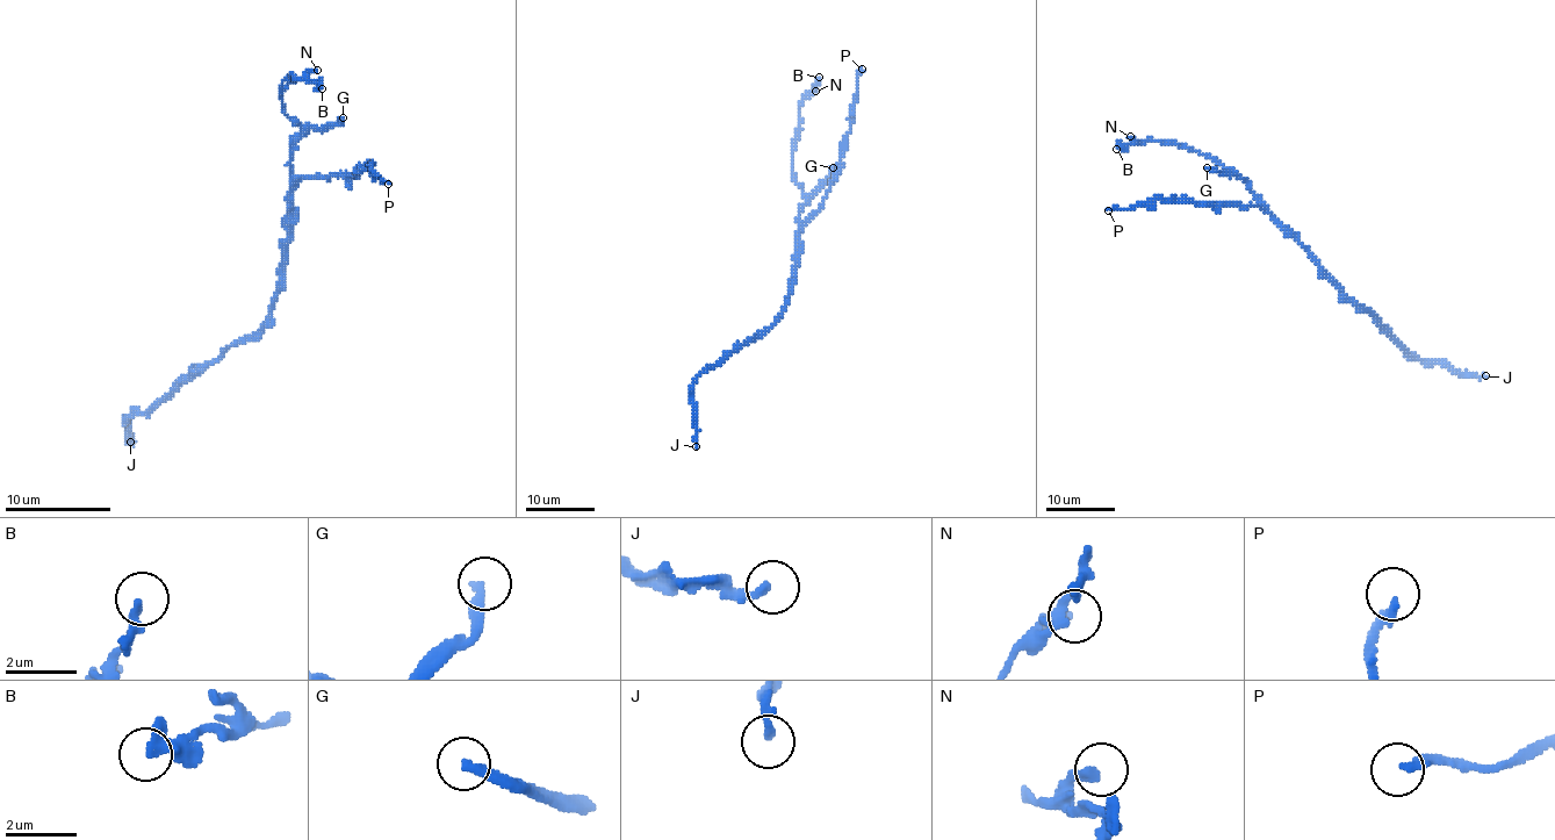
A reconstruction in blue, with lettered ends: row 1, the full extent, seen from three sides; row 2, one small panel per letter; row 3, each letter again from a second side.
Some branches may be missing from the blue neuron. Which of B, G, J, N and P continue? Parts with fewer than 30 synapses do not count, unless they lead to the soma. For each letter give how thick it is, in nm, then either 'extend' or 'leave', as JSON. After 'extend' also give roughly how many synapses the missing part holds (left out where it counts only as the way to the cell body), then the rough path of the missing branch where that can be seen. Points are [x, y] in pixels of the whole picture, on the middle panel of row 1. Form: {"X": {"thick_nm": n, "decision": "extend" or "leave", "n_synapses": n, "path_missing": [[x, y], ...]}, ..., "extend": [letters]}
{"B": {"thick_nm": 340, "decision": "leave"}, "G": {"thick_nm": 280, "decision": "extend", "n_synapses": 40, "path_missing": [[833, 167], [833, 149], [843, 117], [843, 73], [840, 47], [829, 40]]}, "J": {"thick_nm": 240, "decision": "leave"}, "N": {"thick_nm": 240, "decision": "leave"}, "P": {"thick_nm": 200, "decision": "extend", "n_synapses": 70}, "extend": ["G", "P"]}

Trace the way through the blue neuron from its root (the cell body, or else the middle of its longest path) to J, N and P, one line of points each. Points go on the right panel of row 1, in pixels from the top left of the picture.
J: (1315, 258), (1319, 268), (1365, 308), (1410, 357), (1442, 363), (1467, 374), (1485, 375)
N: (1315, 258), (1231, 169), (1173, 143), (1137, 142), (1130, 136)
P: (1315, 258), (1261, 207), (1147, 200), (1124, 210), (1108, 210)

